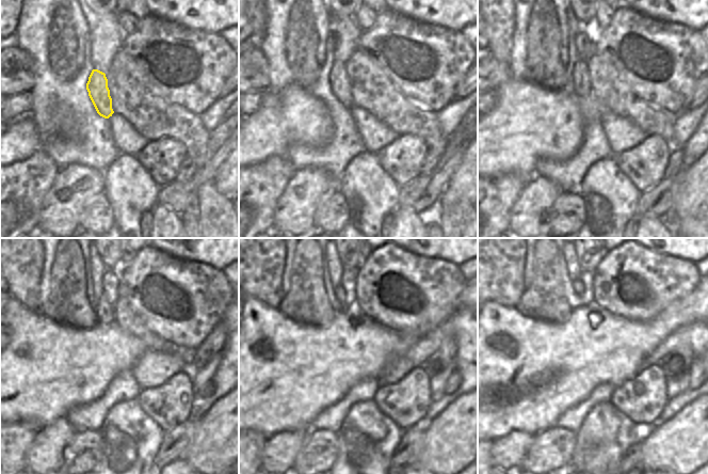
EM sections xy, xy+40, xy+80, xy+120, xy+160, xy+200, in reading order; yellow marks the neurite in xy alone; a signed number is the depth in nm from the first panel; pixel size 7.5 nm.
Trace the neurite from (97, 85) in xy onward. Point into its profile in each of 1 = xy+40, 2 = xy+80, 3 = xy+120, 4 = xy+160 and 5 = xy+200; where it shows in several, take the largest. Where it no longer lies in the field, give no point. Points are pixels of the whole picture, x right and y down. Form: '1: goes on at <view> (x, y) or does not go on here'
1: goes on at xy+40 (339, 84)
2: goes on at xy+80 (579, 75)
3: goes on at xy+120 (103, 311)
4: goes on at xy+160 (339, 291)
5: goes on at xy+200 (578, 286)

